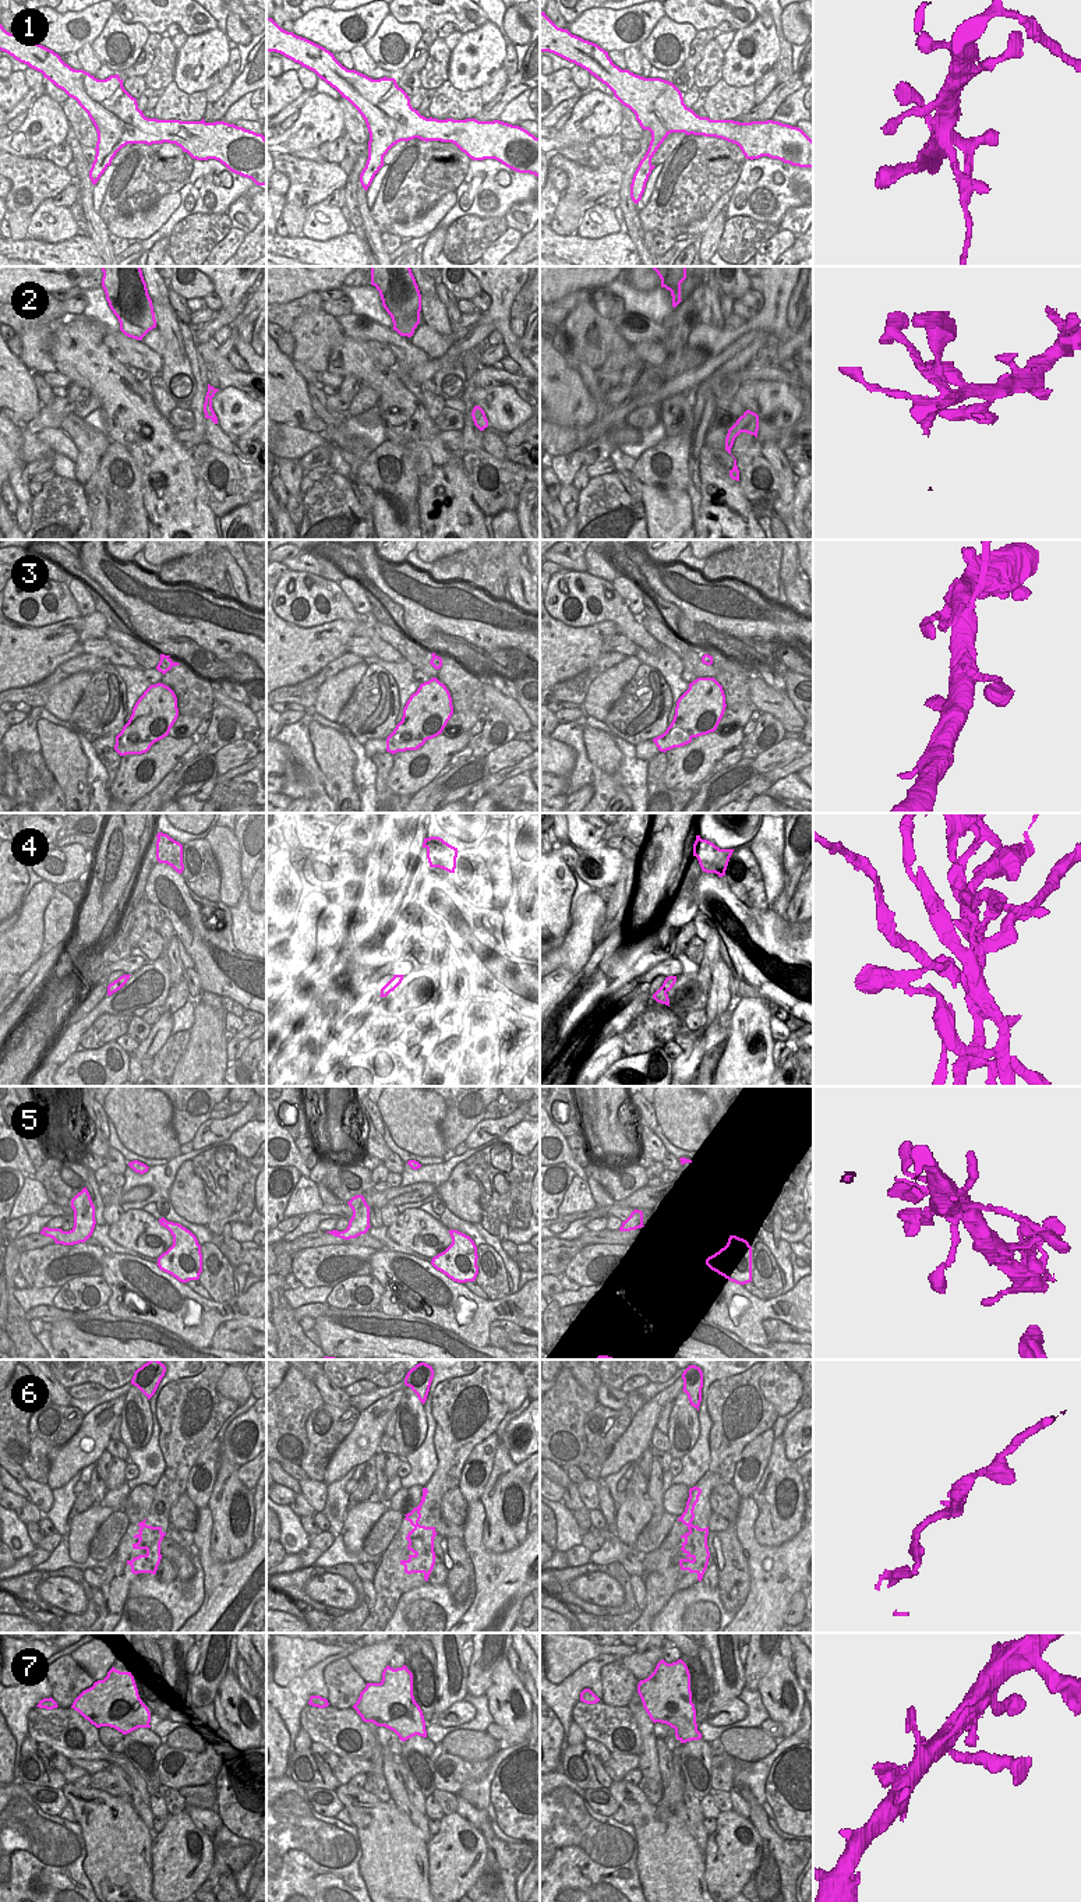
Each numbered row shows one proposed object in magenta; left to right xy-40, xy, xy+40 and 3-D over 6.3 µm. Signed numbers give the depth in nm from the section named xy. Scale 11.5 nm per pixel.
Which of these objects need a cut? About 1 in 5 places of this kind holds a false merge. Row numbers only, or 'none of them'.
4

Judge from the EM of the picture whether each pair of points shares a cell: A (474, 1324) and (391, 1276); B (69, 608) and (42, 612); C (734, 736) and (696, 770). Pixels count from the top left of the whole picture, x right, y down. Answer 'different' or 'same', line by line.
A: same
B: same
C: same

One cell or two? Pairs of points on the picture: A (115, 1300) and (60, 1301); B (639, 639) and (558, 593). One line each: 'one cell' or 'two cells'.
A: two cells
B: one cell

